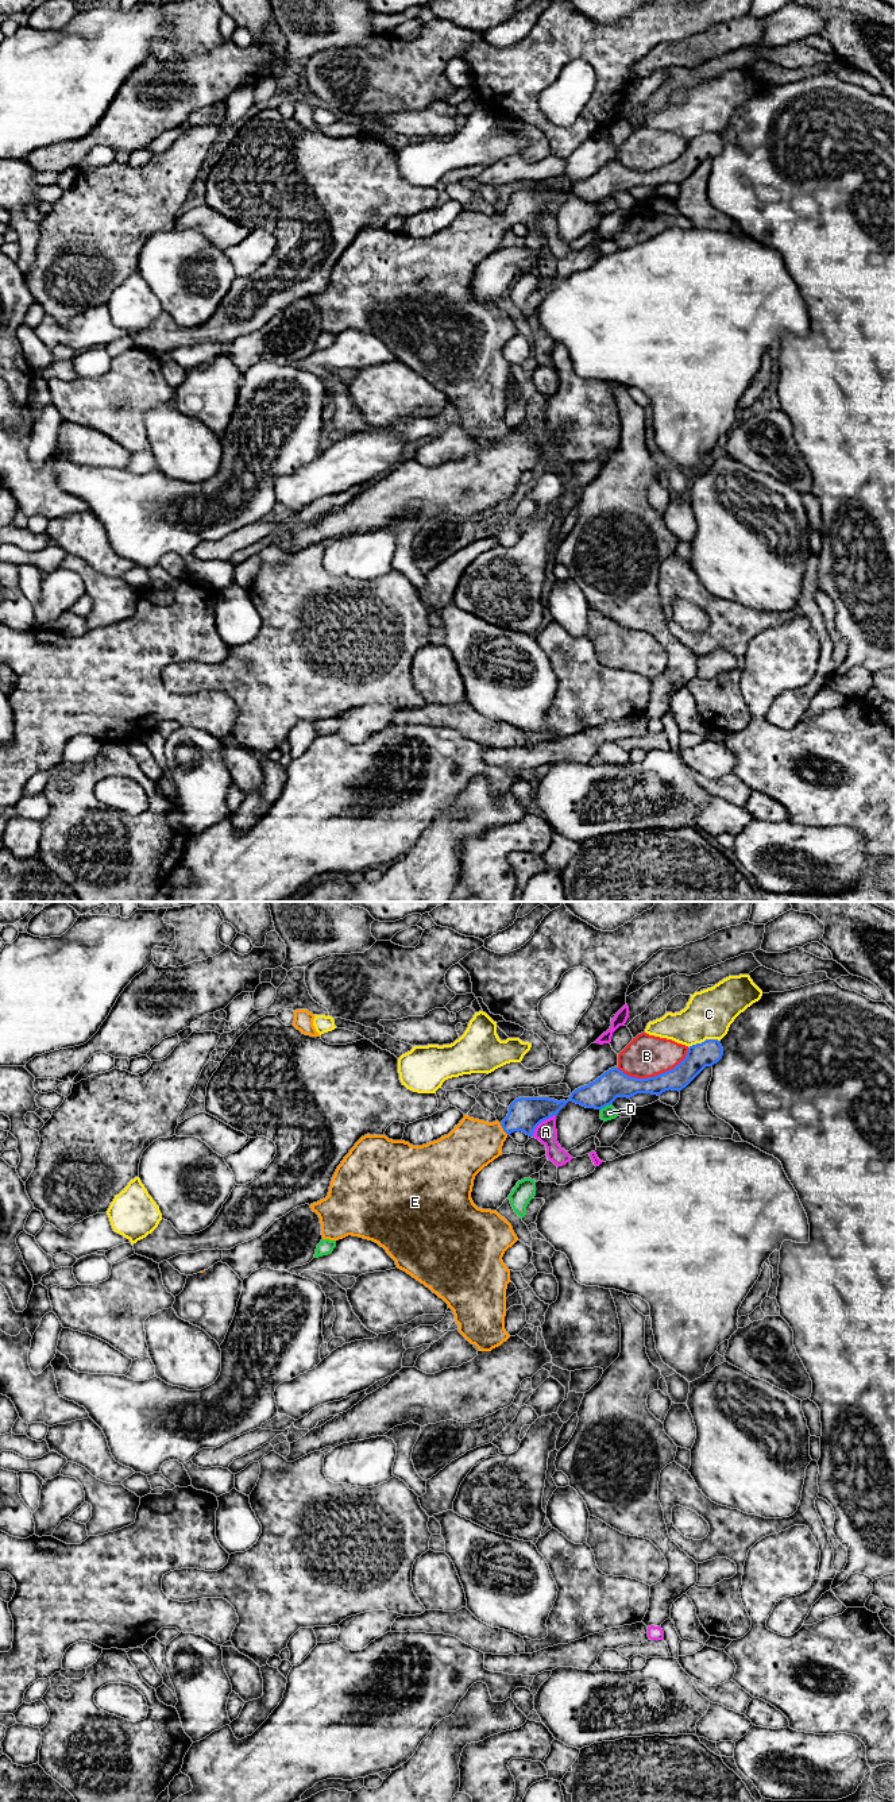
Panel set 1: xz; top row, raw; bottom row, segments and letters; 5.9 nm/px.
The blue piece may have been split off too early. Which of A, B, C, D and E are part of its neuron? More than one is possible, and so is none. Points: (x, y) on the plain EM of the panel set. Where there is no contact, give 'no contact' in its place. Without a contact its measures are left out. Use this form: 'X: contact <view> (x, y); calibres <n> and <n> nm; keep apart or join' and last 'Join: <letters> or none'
A: contact xz (541, 213); calibres 200 and 120 nm; keep apart
B: contact xz (655, 169); calibres 170 and 260 nm; keep apart
C: contact xz (705, 134); calibres 150 and 280 nm; keep apart
D: contact xz (605, 199); calibres 170 and 90 nm; keep apart
E: contact xz (502, 220); calibres 200 and 300 nm; join
Join: E

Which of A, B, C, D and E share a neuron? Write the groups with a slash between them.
A / B / C / D / E

